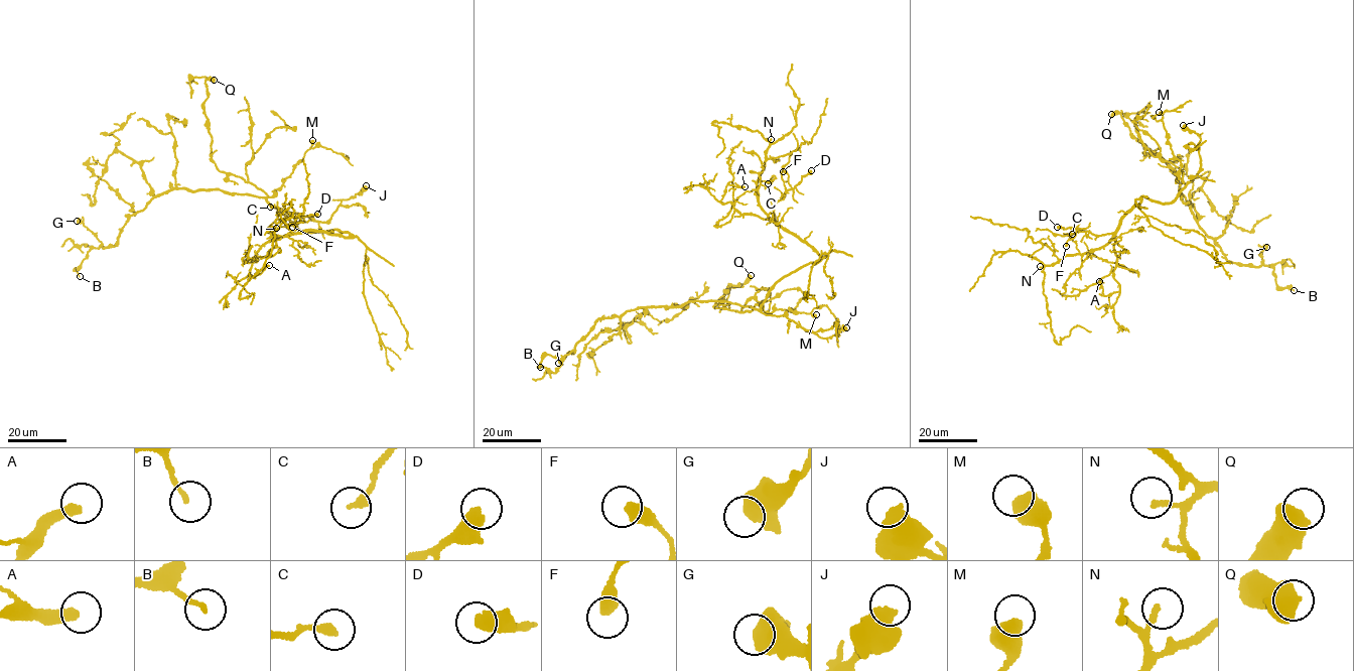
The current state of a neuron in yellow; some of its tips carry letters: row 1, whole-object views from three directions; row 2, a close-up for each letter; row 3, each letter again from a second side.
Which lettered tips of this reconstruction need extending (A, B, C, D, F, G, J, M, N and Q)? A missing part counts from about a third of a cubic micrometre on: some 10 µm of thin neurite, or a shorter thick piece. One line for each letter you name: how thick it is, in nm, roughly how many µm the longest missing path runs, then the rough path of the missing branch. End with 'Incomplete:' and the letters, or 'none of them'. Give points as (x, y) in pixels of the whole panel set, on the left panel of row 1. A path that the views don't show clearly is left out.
D: Thickness 550 nm. Missing length about 50 µm. Course of what is missing: (317, 214), (317, 197), (306, 194), (309, 185), (307, 173), (304, 169), (295, 172)
Incomplete: D

